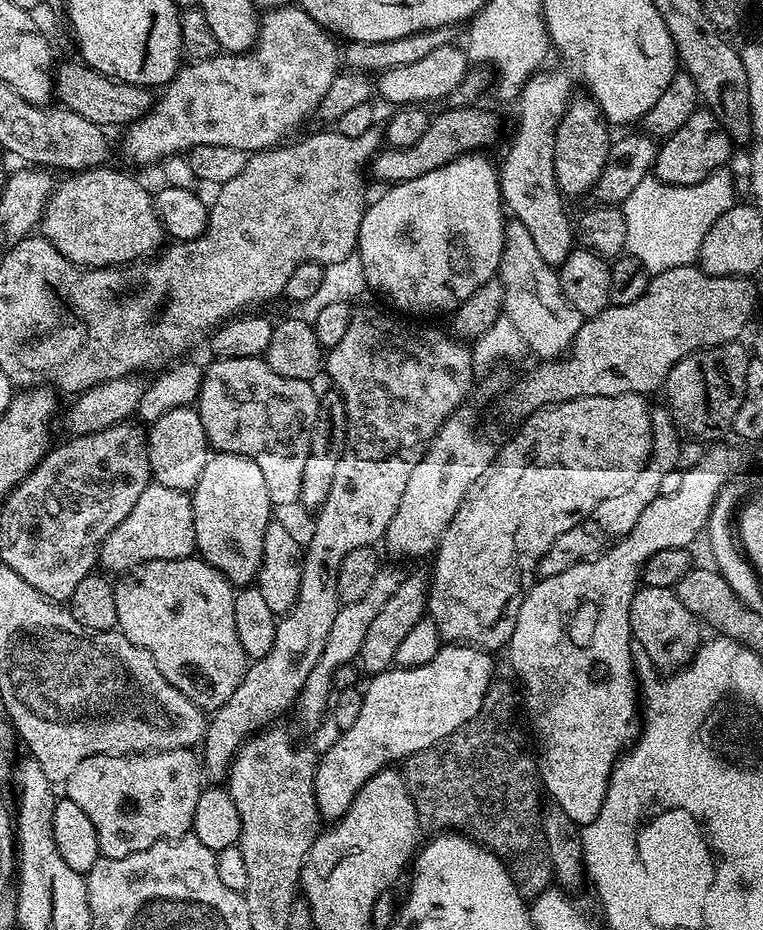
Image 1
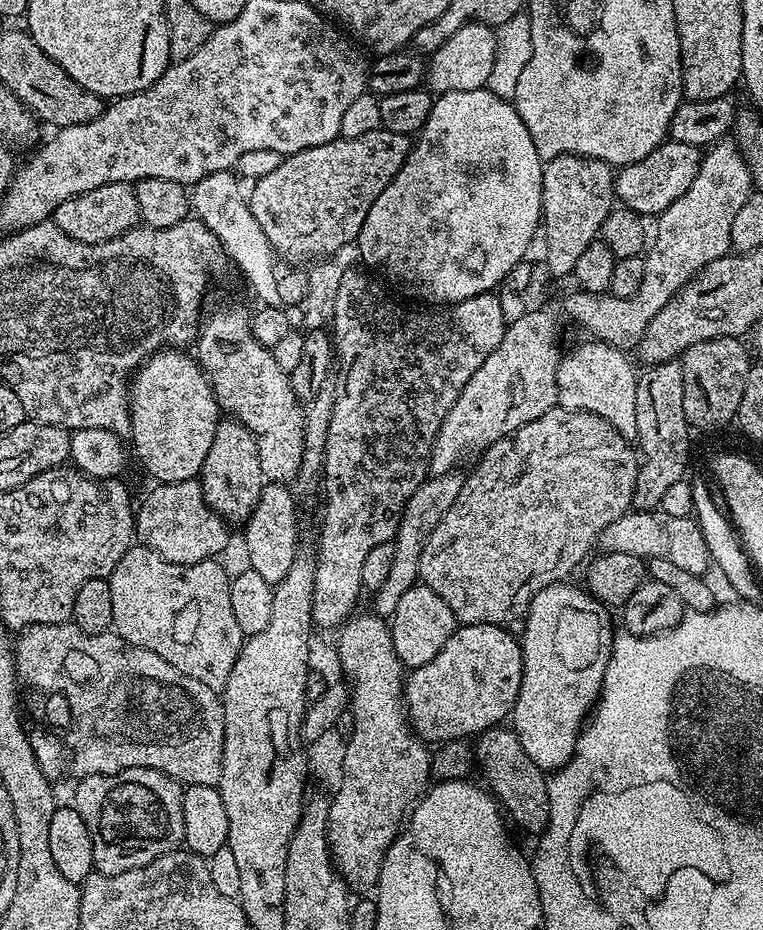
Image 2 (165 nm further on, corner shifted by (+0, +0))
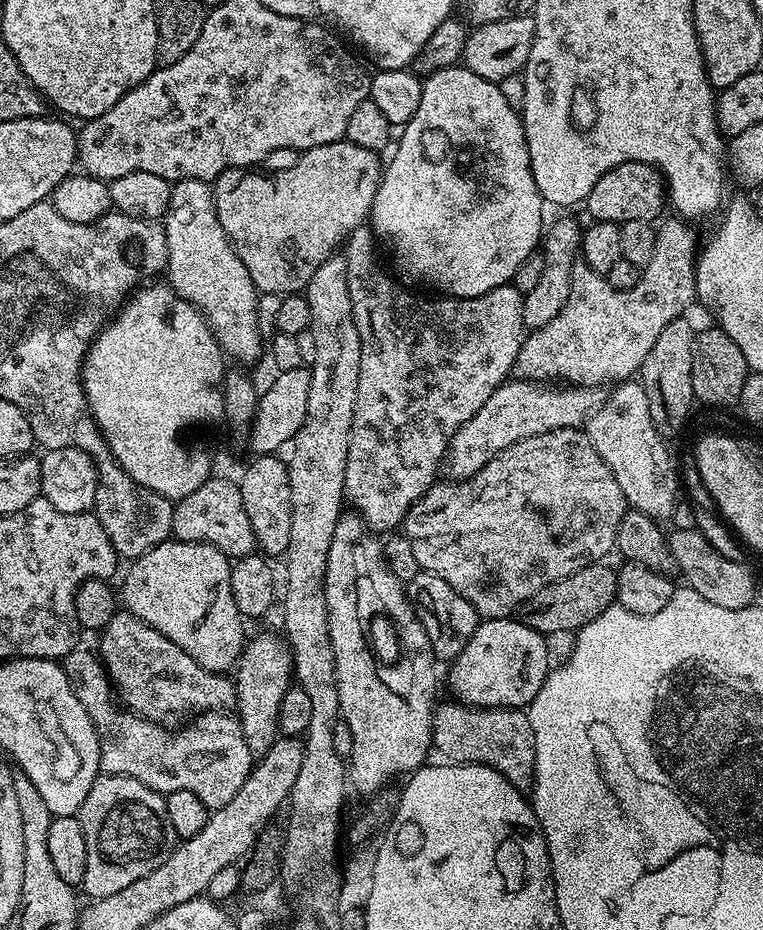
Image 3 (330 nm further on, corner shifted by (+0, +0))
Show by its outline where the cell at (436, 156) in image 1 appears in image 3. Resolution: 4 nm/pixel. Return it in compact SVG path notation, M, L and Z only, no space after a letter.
M347 138L326 146L314 146L300 152L298 162L285 172L265 172L247 168L227 168L217 176L212 189L218 222L228 236L232 249L250 270L250 278L261 293L300 294L305 291L318 266L326 262L348 239L354 229L369 219L374 194L382 179L382 160L366 146L354 146Z

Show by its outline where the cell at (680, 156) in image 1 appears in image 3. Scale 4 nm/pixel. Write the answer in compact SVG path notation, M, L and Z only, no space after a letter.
M621 160L613 163L609 172L601 171L594 182L594 190L590 190L586 201L586 209L592 215L593 221L614 222L622 225L631 220L655 221L655 216L666 208L666 185L663 176L656 169L655 164L644 164L640 160Z

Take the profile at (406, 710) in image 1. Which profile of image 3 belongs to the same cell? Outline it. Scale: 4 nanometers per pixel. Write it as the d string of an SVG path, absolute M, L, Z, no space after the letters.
M484 618L470 642L451 661L448 688L457 701L474 708L527 709L548 677L548 644L545 633L535 632L519 618Z

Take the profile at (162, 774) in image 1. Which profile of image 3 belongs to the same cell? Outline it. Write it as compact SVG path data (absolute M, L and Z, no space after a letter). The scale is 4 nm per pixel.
M97 775L78 815L82 834L86 834L86 874L82 891L92 900L118 894L118 890L126 890L130 882L138 882L138 878L158 870L178 843L167 817L165 797L129 776Z

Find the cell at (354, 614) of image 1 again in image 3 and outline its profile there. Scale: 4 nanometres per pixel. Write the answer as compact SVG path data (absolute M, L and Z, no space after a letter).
M512 378L496 388L490 398L452 436L446 453L446 468L453 481L469 480L486 462L502 450L538 434L559 428L580 428L593 411L593 389L588 386L561 386L556 382L537 382Z

